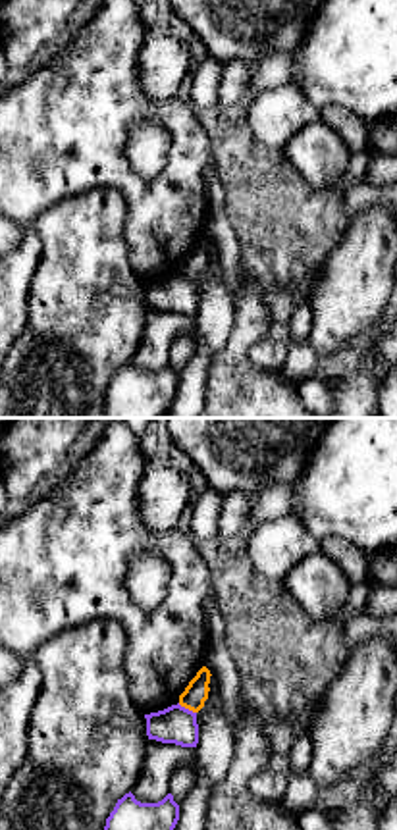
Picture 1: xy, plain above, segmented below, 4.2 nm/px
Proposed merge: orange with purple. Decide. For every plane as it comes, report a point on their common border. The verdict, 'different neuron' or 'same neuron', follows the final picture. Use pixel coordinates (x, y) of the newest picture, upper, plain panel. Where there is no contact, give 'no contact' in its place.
(187, 276)

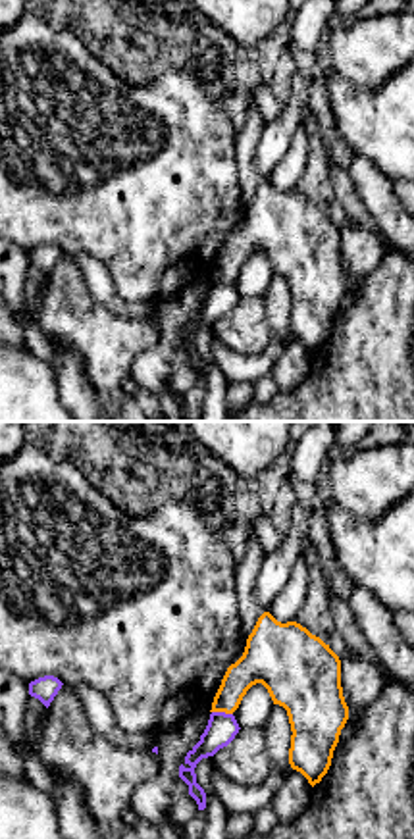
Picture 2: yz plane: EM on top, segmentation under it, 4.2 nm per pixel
(222, 279)

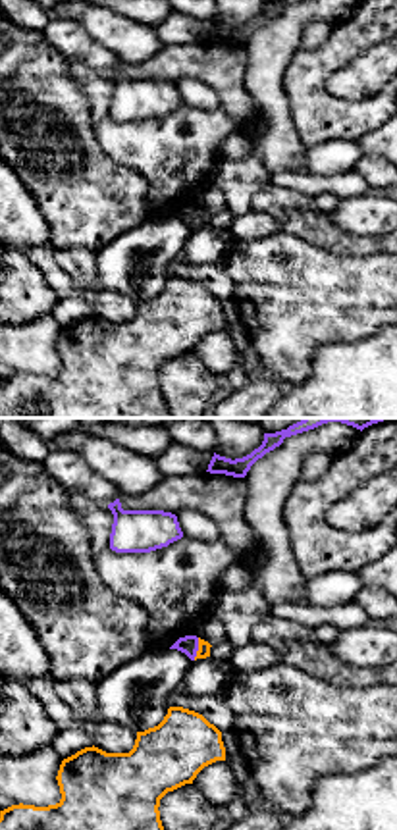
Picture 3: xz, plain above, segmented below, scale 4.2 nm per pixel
(199, 218)

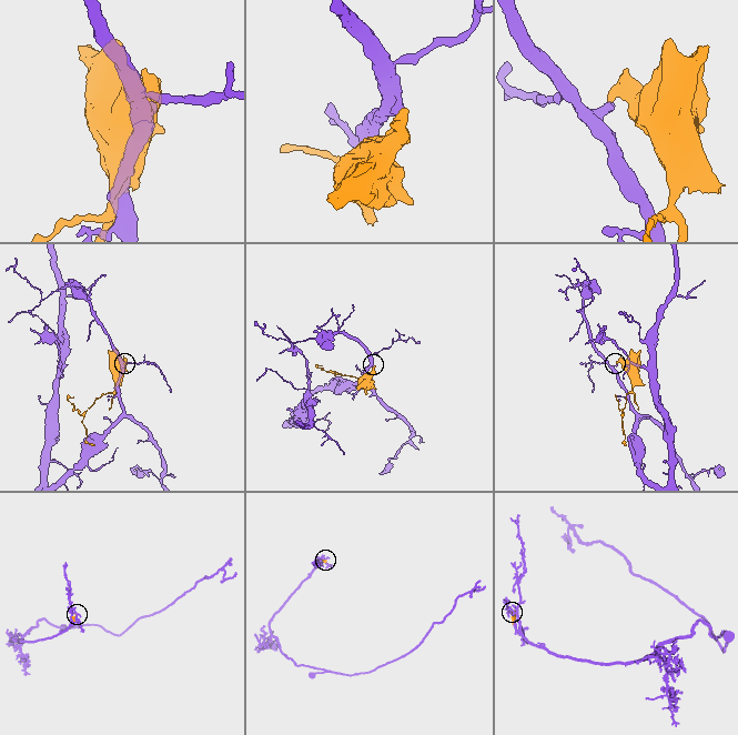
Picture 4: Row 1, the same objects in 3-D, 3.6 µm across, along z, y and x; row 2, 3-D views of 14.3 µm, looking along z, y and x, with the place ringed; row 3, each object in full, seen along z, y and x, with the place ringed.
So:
different neuron

